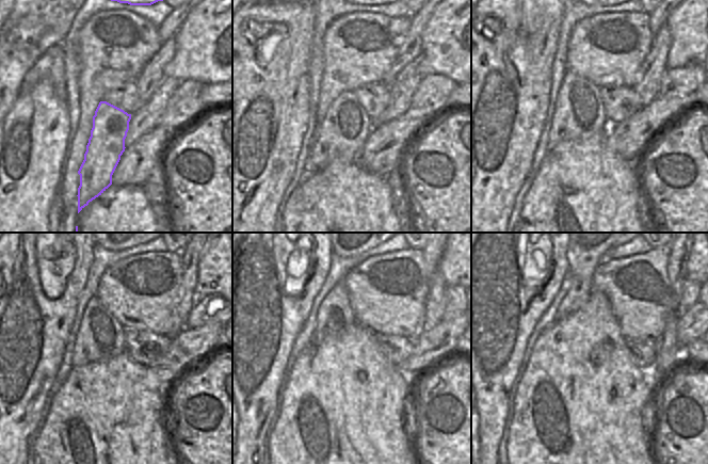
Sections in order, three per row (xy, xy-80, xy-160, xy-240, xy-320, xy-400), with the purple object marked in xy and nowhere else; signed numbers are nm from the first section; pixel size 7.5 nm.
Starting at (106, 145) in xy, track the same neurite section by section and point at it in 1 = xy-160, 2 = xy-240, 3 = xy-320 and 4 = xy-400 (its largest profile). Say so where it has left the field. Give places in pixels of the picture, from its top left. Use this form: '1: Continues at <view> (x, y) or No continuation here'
1: Continues at xy-160 (579, 113)
2: Continues at xy-240 (100, 337)
3: Continues at xy-320 (335, 314)
4: Continues at xy-400 (583, 254)

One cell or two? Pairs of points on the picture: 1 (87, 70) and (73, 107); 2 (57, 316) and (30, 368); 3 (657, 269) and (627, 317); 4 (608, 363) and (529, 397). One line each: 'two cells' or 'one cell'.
1: two cells
2: one cell
3: one cell
4: one cell

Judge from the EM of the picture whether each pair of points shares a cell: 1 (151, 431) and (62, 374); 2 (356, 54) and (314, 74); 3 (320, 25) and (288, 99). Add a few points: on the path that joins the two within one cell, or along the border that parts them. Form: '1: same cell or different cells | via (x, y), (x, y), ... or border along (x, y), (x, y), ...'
1: different cells | border along (71, 368), (52, 399)
2: different cells | border along (322, 45), (322, 76), (318, 95)
3: different cells | border along (315, 22), (307, 72)

